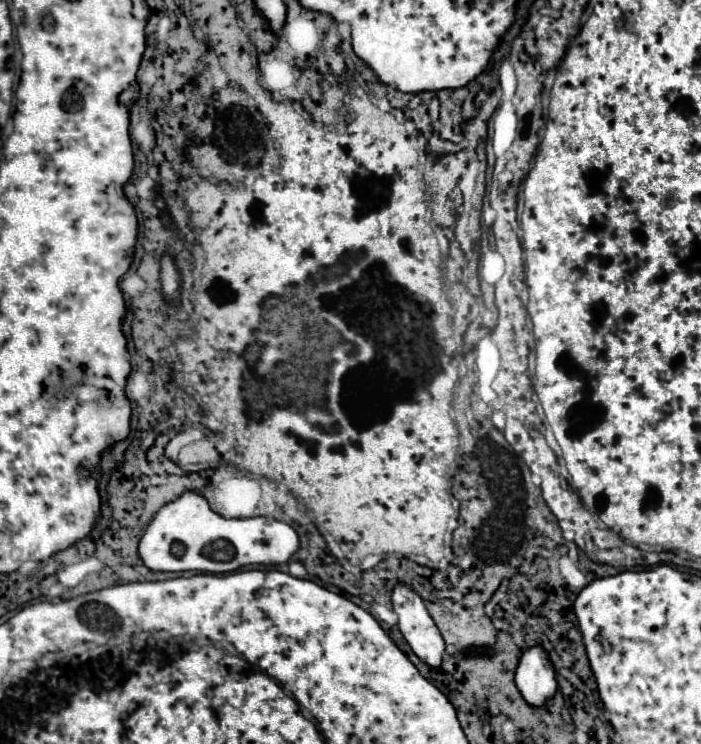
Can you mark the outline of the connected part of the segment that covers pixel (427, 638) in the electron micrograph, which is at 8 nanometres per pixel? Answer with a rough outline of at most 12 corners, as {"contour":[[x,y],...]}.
{"contour":[[393,588],[393,610],[411,650],[429,666],[443,660],[445,642],[421,596]]}

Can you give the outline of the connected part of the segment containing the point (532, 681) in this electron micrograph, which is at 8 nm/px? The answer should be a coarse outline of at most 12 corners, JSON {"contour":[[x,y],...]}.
{"contour":[[541,646],[521,654],[515,684],[531,706],[555,694],[555,670]]}

